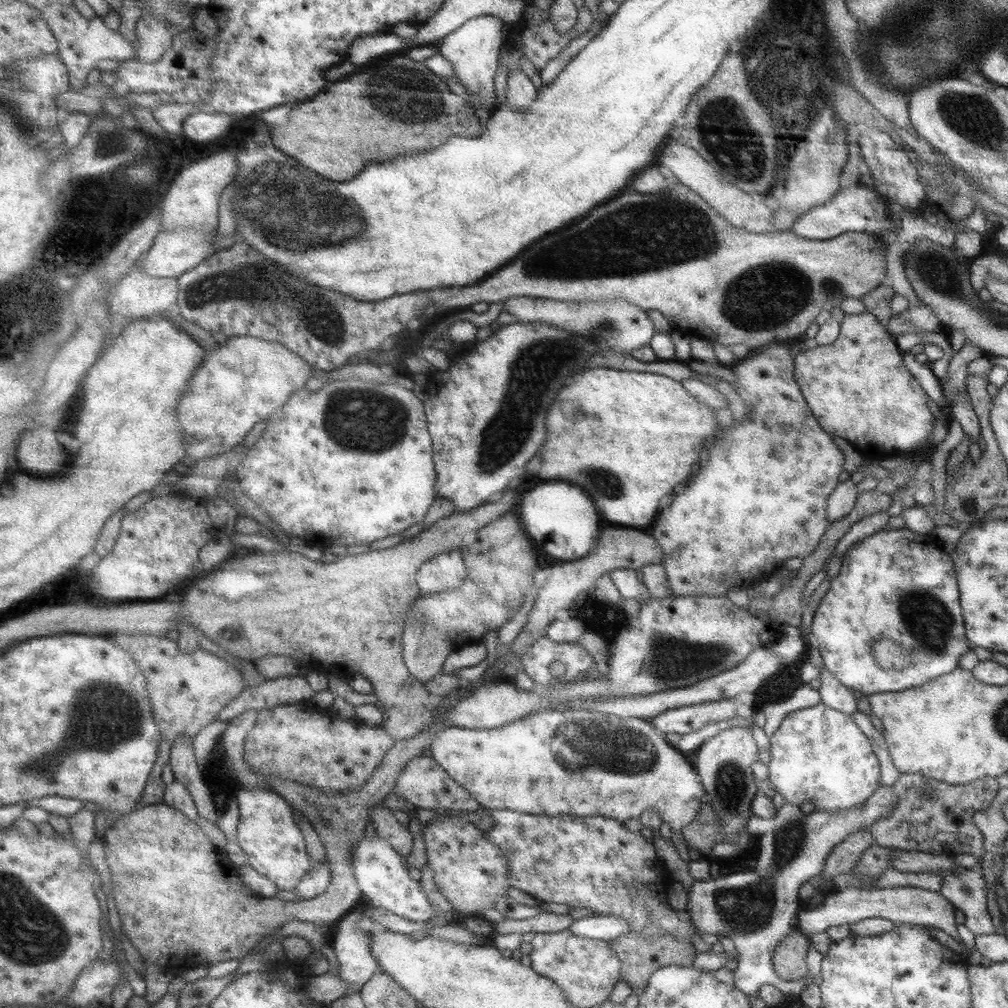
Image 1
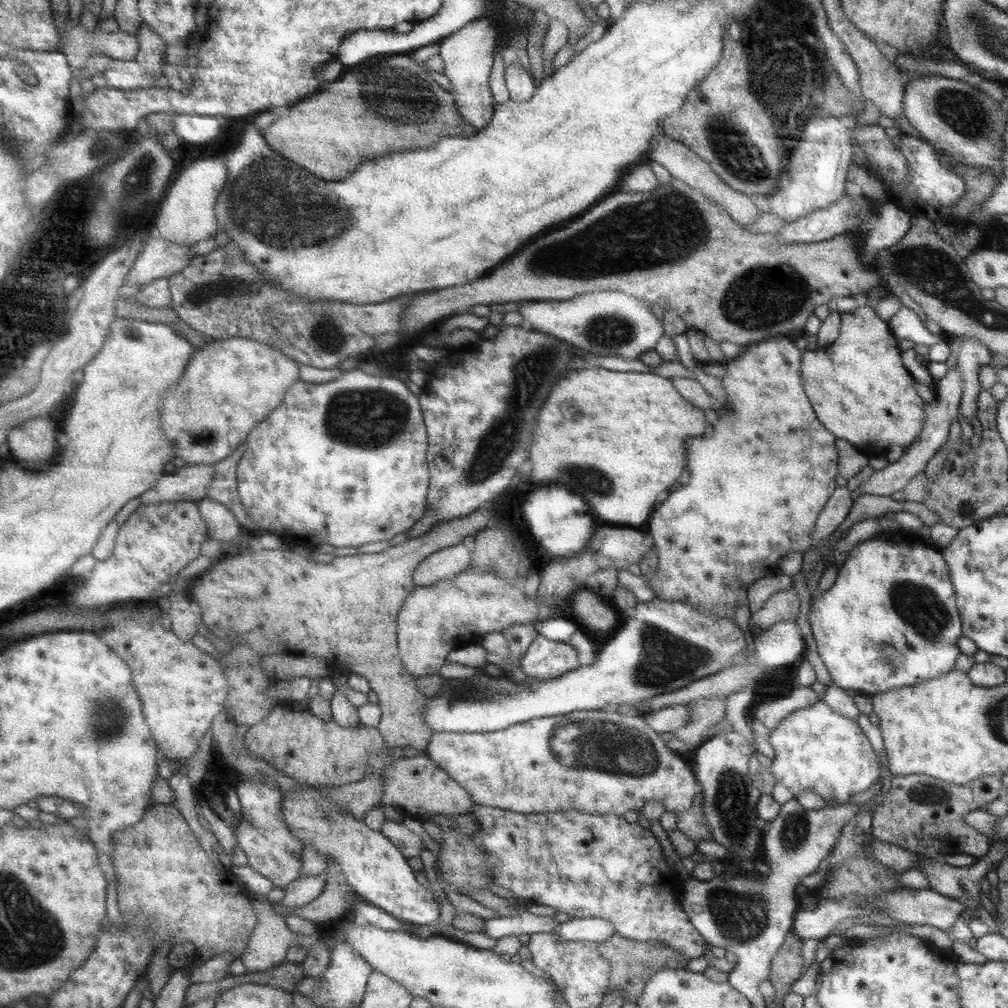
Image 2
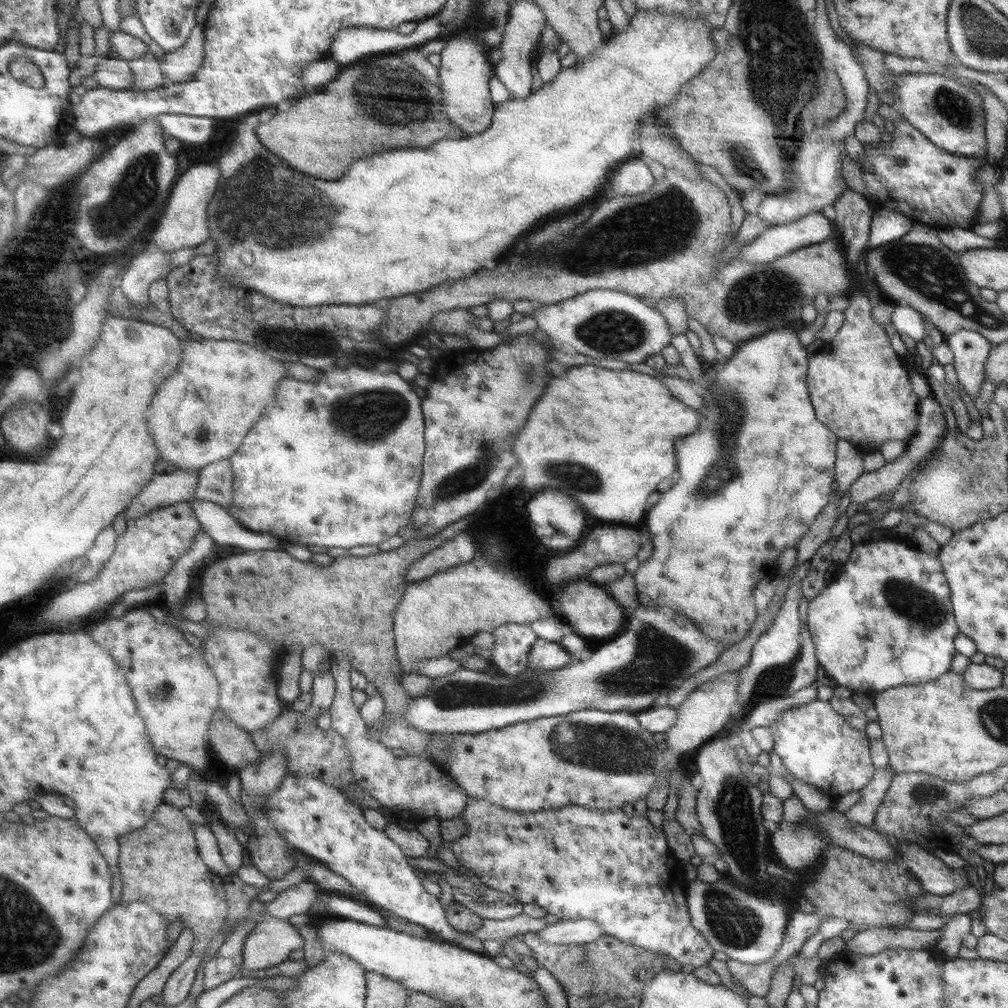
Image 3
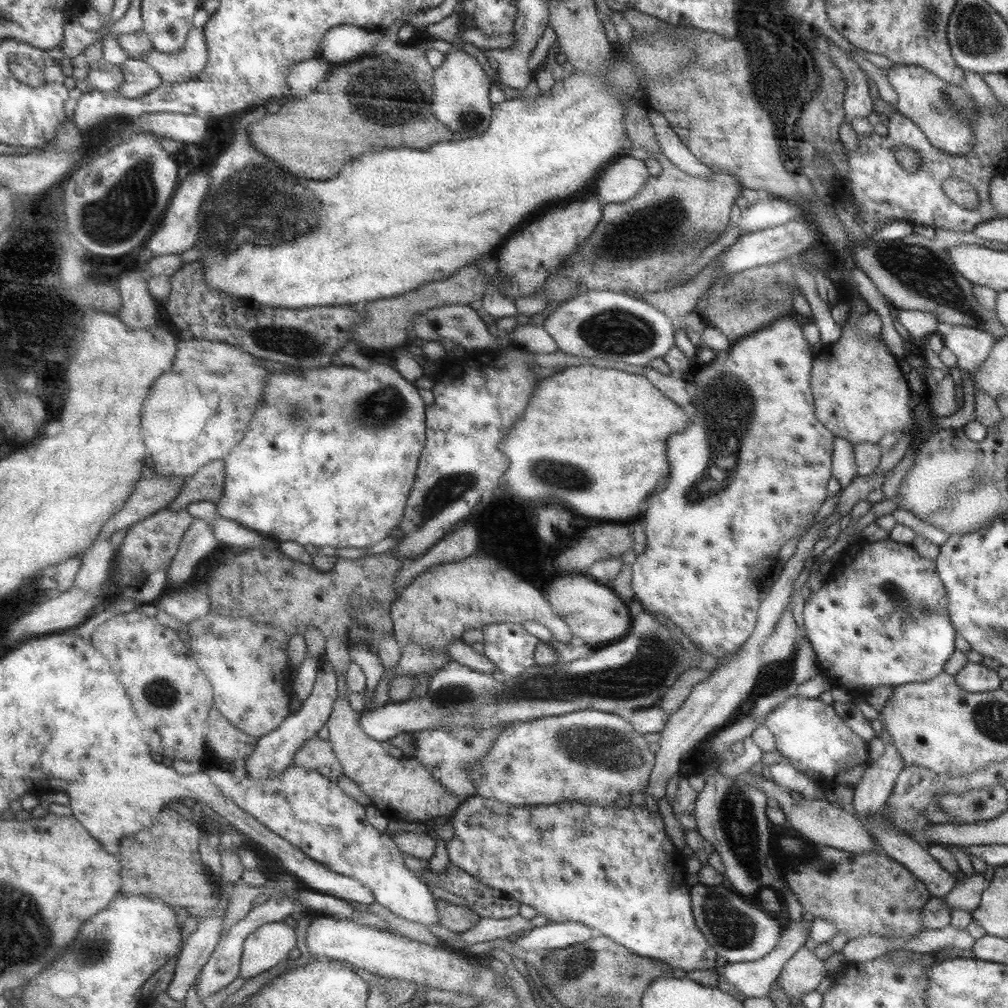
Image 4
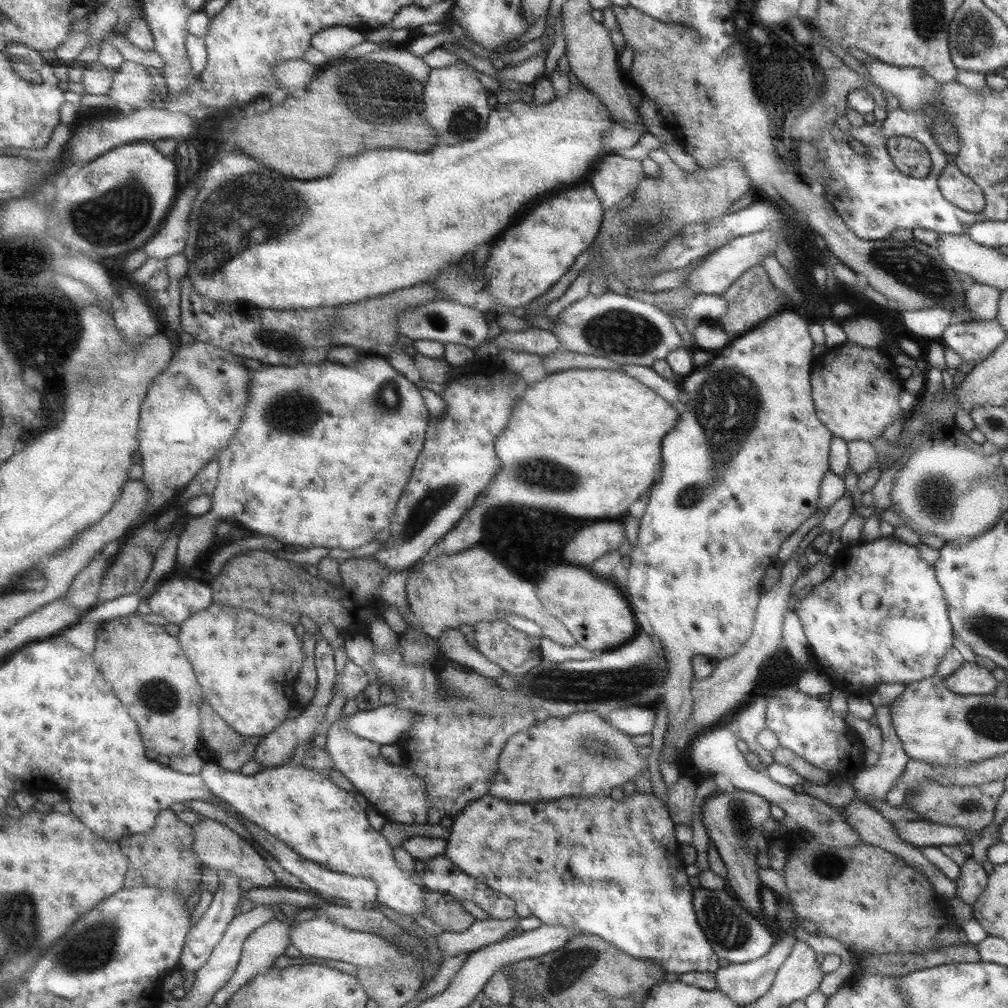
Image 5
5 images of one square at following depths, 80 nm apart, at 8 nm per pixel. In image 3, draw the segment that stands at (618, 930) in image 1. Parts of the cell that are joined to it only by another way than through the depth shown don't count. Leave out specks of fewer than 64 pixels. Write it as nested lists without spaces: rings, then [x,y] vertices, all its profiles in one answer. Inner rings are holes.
[[[560,920],[536,932],[542,940],[552,944],[588,944],[602,938],[604,929],[595,920]]]

